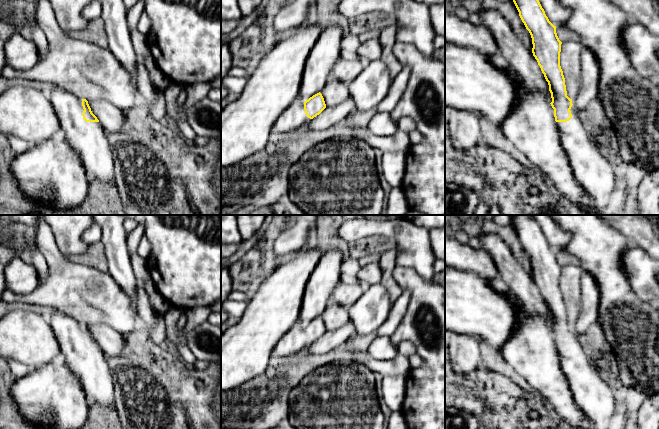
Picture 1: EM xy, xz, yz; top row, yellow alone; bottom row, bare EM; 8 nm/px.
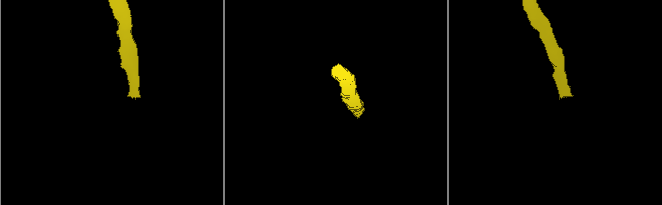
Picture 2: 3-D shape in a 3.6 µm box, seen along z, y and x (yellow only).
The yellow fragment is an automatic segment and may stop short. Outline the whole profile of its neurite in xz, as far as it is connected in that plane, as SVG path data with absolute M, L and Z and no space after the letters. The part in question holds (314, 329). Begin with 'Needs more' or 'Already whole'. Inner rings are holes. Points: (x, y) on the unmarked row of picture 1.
Needs more. M319 316L304 325L297 321L276 344L273 356L289 356L298 354L300 351L319 339L326 332L322 318Z

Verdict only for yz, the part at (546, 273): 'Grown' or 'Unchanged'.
Grown

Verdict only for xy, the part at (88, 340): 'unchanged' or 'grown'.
grown

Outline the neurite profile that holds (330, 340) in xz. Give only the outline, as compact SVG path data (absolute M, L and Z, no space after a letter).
M350 320L339 329L326 331L319 339L311 343L307 350L313 354L325 354L347 342L355 334L355 326Z

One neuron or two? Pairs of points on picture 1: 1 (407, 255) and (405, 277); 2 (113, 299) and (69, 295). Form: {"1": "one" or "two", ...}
{"1": "two", "2": "one"}

